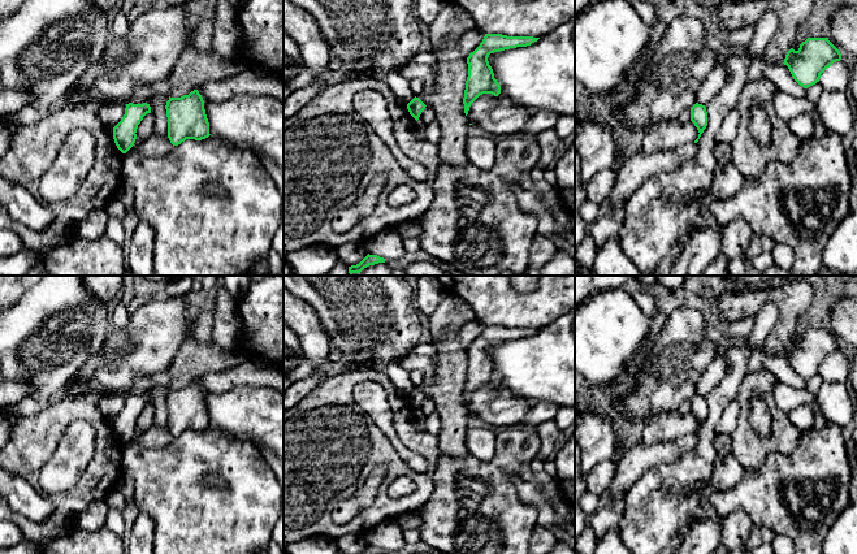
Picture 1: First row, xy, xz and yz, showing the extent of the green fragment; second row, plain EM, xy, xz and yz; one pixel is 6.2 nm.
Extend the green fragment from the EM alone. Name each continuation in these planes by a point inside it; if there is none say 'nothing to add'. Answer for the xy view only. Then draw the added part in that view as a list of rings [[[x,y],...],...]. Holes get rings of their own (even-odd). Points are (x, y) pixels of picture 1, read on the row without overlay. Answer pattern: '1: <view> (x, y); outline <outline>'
nothing to add

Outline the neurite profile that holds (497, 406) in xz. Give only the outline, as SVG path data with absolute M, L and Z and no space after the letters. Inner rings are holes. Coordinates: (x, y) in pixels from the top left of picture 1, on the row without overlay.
M502 384L498 388L492 385L480 386L469 398L468 412L493 427L514 427L523 425L525 415L537 404L536 401L527 401L516 397Z

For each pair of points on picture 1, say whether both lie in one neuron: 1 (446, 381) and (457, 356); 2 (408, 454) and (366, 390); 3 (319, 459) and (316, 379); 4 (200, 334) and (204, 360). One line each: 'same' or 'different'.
1: same
2: same
3: different
4: different

